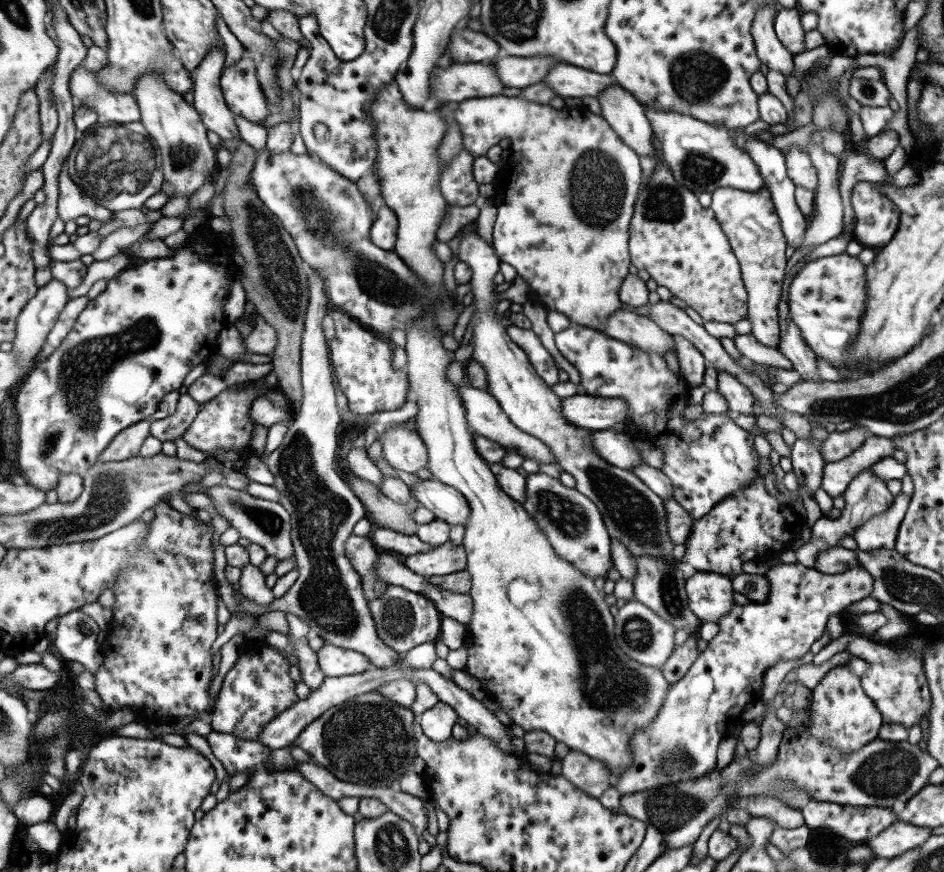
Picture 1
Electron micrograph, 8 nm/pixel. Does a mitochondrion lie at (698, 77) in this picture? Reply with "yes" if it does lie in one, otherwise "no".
yes

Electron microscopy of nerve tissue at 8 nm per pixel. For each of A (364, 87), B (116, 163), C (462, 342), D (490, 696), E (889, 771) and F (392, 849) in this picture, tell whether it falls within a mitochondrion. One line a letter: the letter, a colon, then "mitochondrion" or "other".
A: other
B: mitochondrion
C: other
D: other
E: mitochondrion
F: mitochondrion

